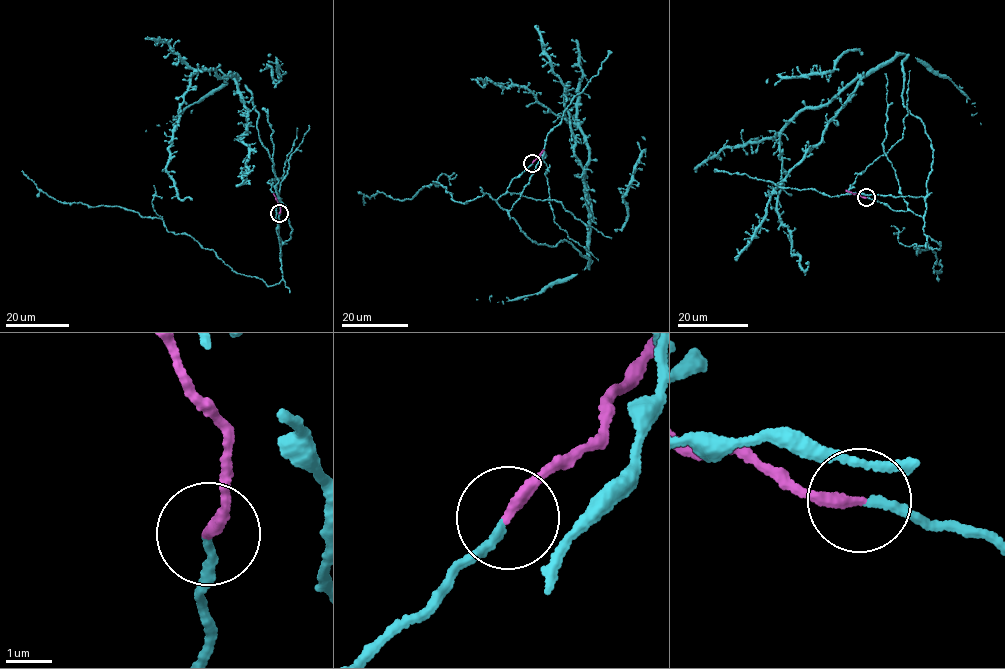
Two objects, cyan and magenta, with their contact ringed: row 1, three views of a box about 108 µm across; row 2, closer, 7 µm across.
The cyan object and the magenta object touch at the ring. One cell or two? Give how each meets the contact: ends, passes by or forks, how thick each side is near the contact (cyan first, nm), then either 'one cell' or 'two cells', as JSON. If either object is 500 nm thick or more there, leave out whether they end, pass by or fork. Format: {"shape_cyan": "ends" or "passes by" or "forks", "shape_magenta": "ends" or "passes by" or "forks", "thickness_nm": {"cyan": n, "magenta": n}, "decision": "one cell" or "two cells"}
{"shape_cyan": "ends", "shape_magenta": "ends", "thickness_nm": {"cyan": 170, "magenta": 240}, "decision": "one cell"}

